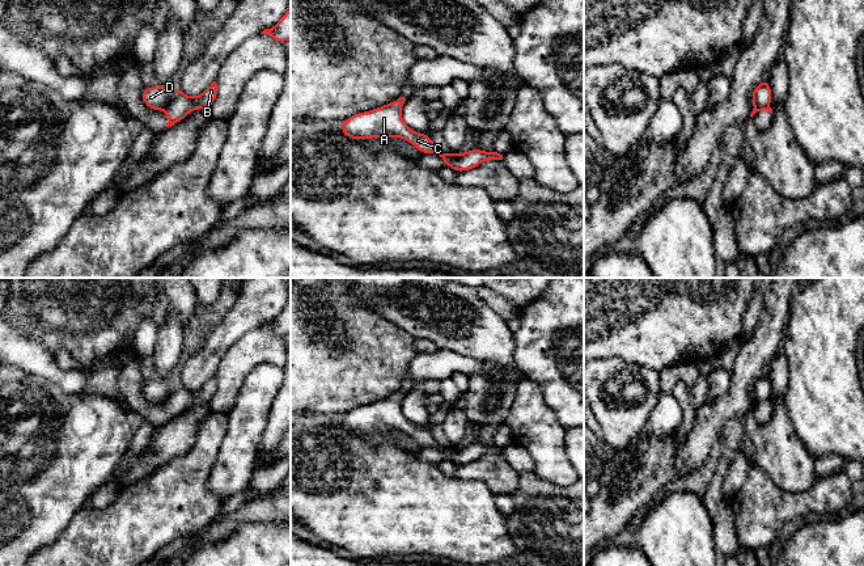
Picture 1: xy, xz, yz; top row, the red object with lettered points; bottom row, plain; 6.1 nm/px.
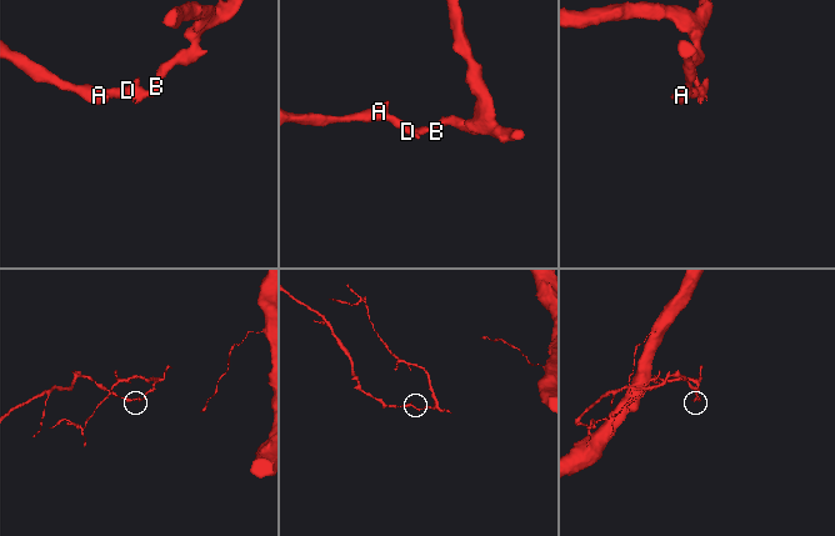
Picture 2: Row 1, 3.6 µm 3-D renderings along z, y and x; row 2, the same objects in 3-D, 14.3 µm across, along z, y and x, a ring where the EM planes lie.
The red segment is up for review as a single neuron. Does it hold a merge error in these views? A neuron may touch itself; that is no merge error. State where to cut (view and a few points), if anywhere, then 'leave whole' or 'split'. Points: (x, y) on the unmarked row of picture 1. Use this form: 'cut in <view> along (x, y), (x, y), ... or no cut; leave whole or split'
cut in xy along (176, 383), (173, 389), (160, 402); split

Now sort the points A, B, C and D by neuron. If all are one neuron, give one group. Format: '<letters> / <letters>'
A C D / B

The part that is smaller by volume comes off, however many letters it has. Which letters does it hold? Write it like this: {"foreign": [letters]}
{"foreign": ["B"]}

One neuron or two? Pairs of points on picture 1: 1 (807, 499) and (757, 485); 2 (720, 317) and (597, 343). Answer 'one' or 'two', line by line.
1: one
2: one

